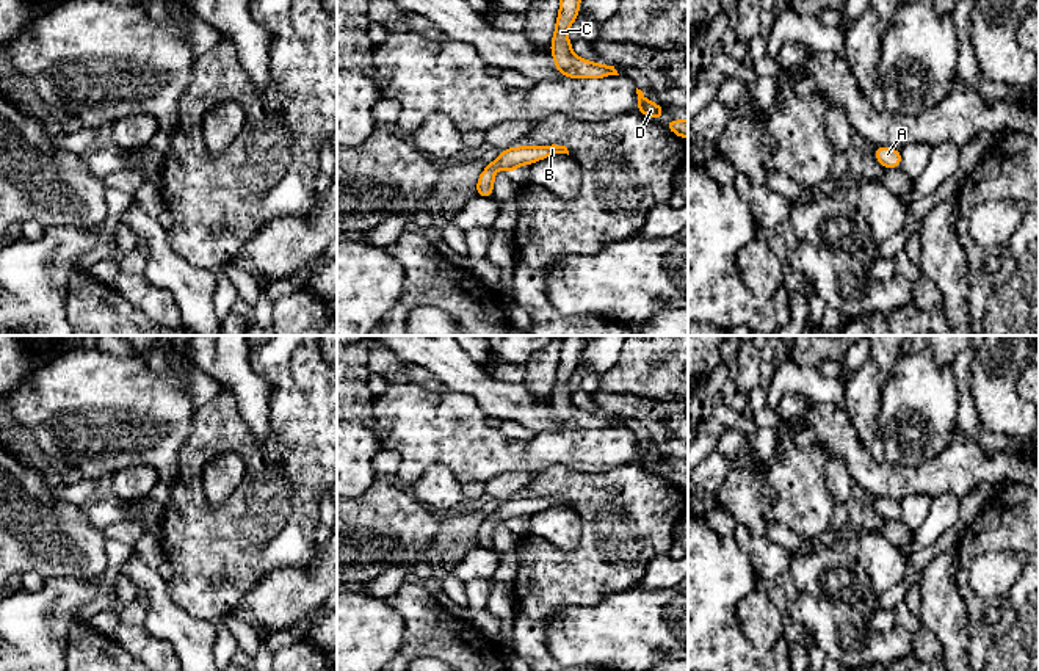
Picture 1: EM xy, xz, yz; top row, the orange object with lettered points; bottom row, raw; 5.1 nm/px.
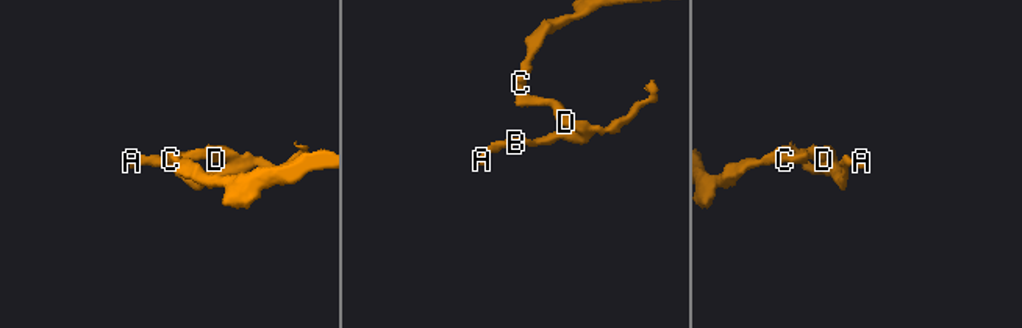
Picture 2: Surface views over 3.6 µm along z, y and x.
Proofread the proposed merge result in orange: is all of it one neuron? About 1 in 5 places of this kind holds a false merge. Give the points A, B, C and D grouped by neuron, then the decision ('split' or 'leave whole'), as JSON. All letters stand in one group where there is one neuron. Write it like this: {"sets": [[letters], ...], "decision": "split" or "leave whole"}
{"sets": [["A", "B", "C", "D"]], "decision": "leave whole"}

